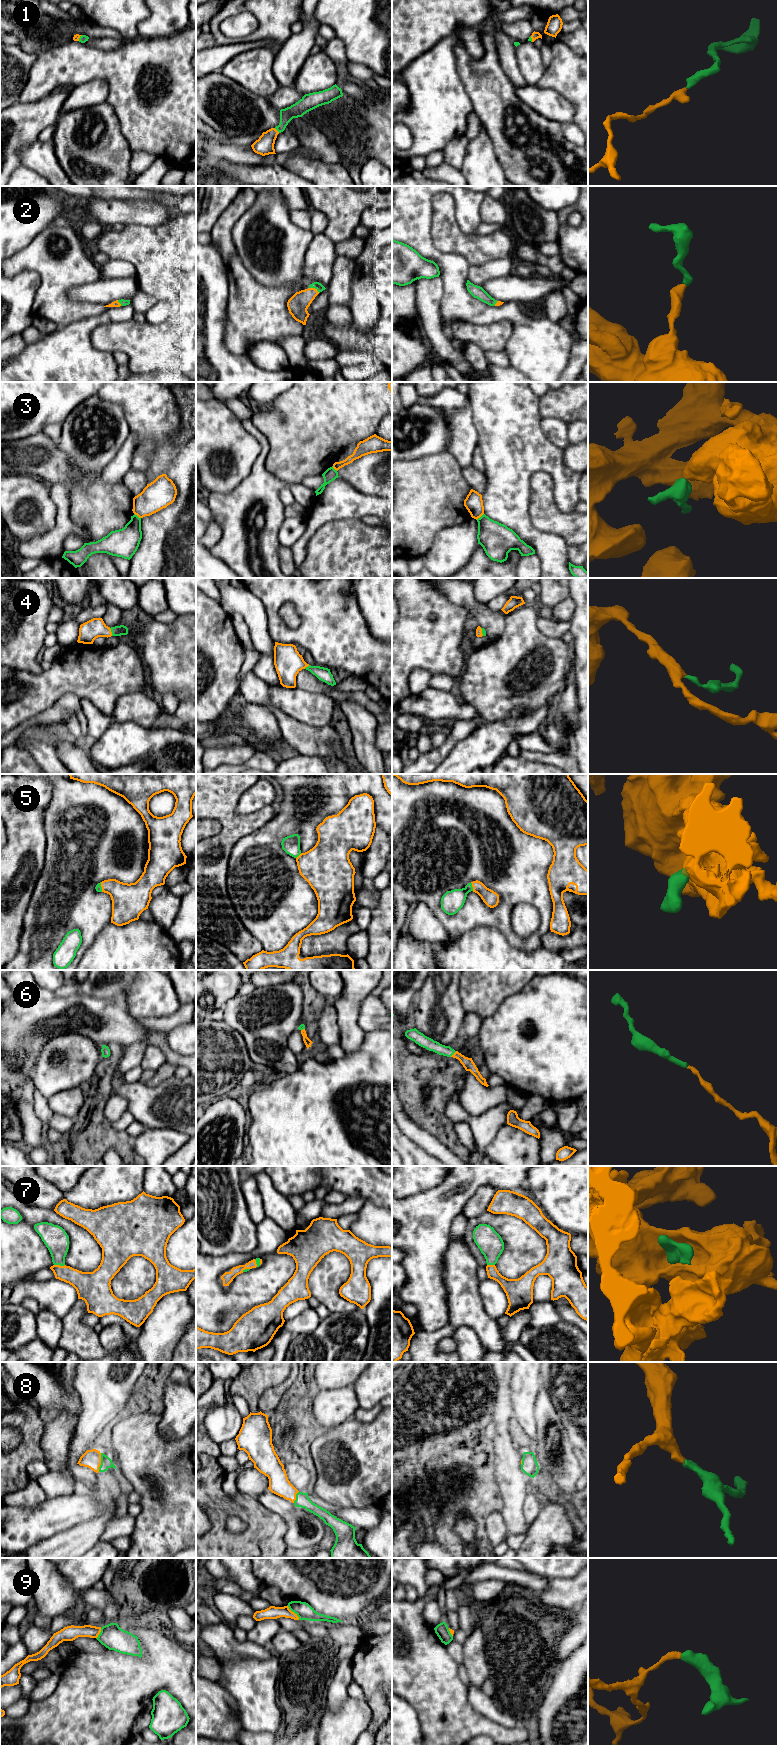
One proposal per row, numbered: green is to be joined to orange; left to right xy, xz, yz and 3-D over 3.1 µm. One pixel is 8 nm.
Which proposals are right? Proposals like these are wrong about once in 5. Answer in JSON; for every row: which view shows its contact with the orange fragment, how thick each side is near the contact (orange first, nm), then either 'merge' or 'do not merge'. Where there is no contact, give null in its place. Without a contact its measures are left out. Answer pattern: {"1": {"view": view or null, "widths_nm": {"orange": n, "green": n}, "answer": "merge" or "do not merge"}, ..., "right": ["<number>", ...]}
{"1": {"view": "xz", "widths_nm": {"orange": 150, "green": 120}, "answer": "merge"}, "2": {"view": "xz", "widths_nm": {"orange": 160, "green": 60}, "answer": "merge"}, "3": {"view": "yz", "widths_nm": {"orange": 140, "green": 260}, "answer": "do not merge"}, "4": {"view": "xy", "widths_nm": {"orange": 160, "green": 80}, "answer": "merge"}, "5": {"view": "yz", "widths_nm": {"orange": 120, "green": 180}, "answer": "merge"}, "6": {"view": "yz", "widths_nm": {"orange": 90, "green": 90}, "answer": "merge"}, "7": {"view": "xy", "widths_nm": {"orange": 180, "green": 200}, "answer": "merge"}, "8": {"view": "xy", "widths_nm": {"orange": 140, "green": 90}, "answer": "merge"}, "9": {"view": "xz", "widths_nm": {"orange": 100, "green": 140}, "answer": "merge"}, "right": ["1", "2", "4", "5", "6", "7", "8", "9"]}

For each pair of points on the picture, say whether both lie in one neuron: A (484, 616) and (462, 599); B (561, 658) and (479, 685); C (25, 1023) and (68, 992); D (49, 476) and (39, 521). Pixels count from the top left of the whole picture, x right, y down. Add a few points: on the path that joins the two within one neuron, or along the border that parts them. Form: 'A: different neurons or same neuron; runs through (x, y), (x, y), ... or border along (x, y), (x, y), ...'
A: same neuron; runs through (479, 611), (467, 600)
B: same neuron; runs through (541, 650), (535, 645), (499, 677)
C: same neuron; runs through (36, 1015), (46, 1014), (57, 1003)
D: different neurons; border along (26, 474), (39, 478), (48, 485)

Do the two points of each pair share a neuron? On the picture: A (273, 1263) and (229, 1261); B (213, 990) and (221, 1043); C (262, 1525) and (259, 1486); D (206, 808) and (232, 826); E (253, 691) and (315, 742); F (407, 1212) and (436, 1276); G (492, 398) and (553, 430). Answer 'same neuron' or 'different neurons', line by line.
A: same neuron
B: different neurons
C: different neurons
D: same neuron
E: same neuron
F: same neuron
G: different neurons

